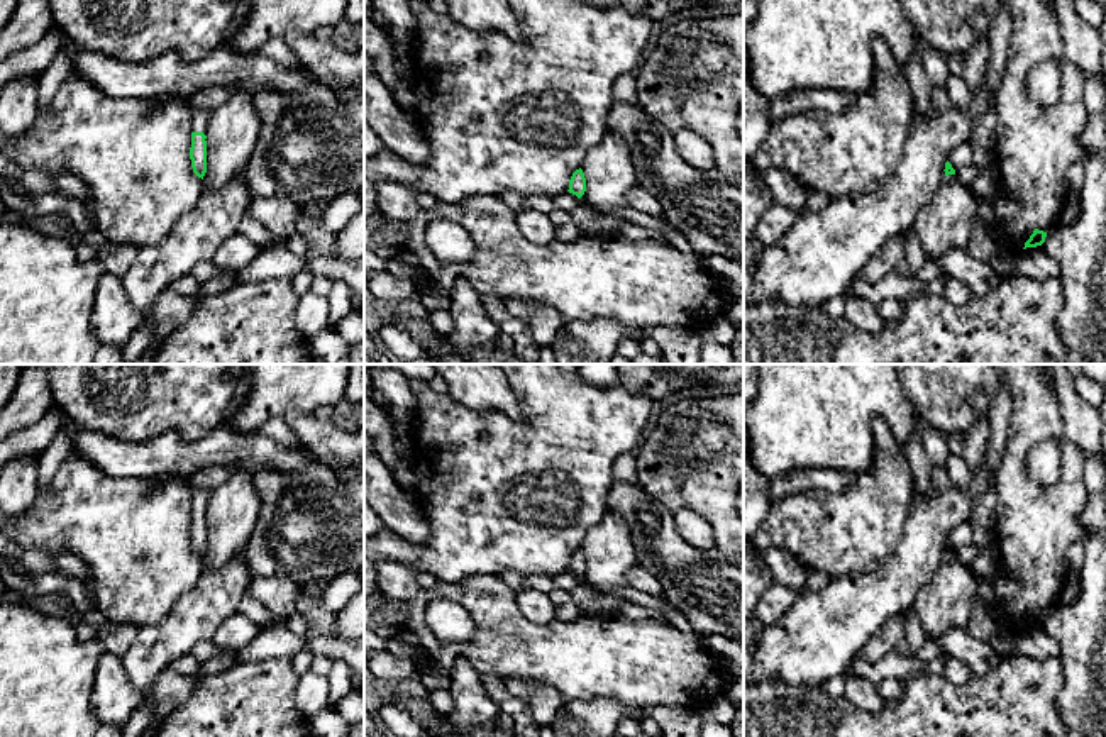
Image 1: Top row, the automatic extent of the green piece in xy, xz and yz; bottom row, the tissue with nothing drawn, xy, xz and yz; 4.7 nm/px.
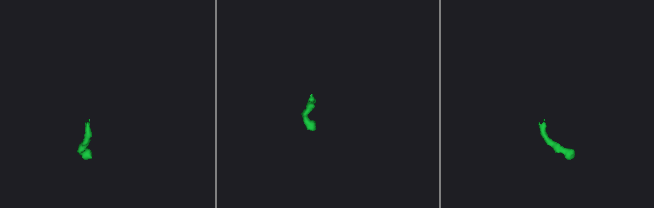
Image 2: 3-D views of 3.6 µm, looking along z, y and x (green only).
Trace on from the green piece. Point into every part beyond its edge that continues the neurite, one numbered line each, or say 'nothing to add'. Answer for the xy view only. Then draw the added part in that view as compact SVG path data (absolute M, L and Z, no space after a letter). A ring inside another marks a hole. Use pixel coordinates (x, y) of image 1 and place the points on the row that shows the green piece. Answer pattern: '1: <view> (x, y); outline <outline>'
1: xy (200, 117); outline M198 108L191 112L191 132L207 132L207 125L210 120L212 110Z

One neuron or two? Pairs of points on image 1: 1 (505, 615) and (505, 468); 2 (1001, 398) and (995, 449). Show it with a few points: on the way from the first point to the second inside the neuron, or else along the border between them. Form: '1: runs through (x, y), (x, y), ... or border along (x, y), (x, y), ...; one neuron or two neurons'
1: border along (498, 573), (468, 575), (459, 583); two neurons
2: runs through (1000, 410), (998, 437); one neuron

